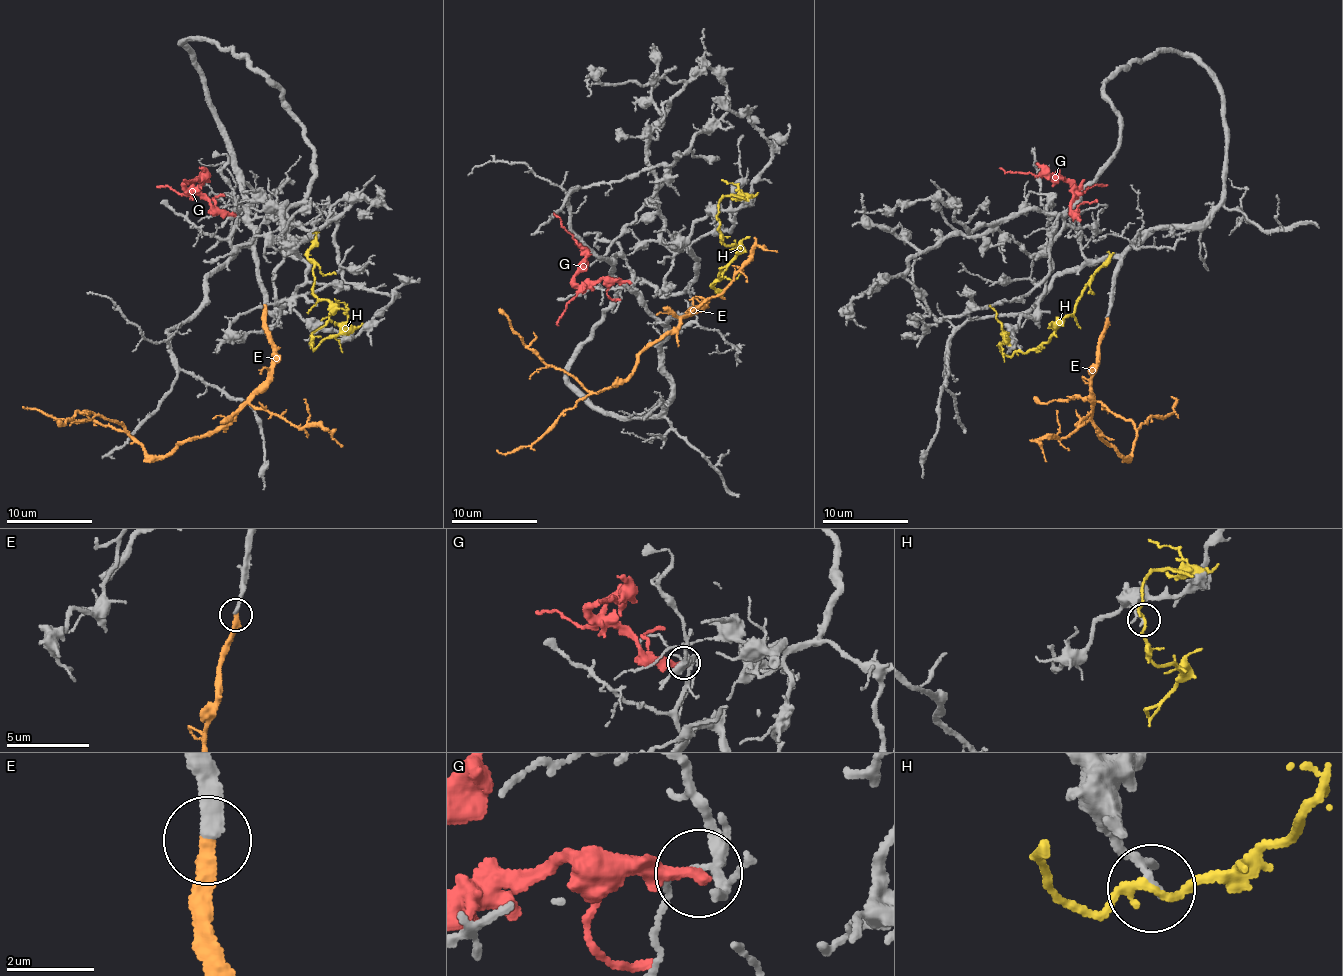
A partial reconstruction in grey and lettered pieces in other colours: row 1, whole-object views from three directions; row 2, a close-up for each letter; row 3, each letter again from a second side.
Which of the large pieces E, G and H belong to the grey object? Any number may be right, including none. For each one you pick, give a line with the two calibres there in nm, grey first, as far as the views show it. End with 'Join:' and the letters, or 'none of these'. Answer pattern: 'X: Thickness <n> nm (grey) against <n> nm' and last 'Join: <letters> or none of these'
E: Thickness 300 nm (grey) against 360 nm
Join: E

